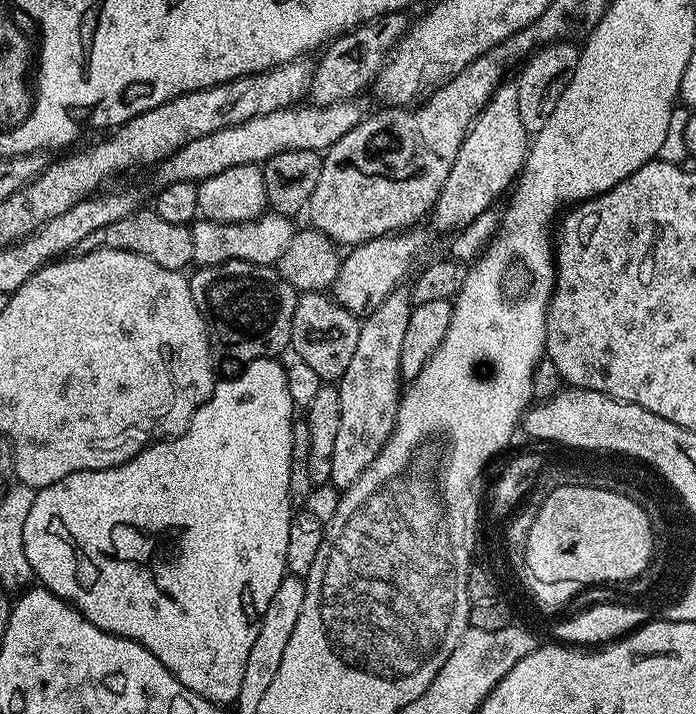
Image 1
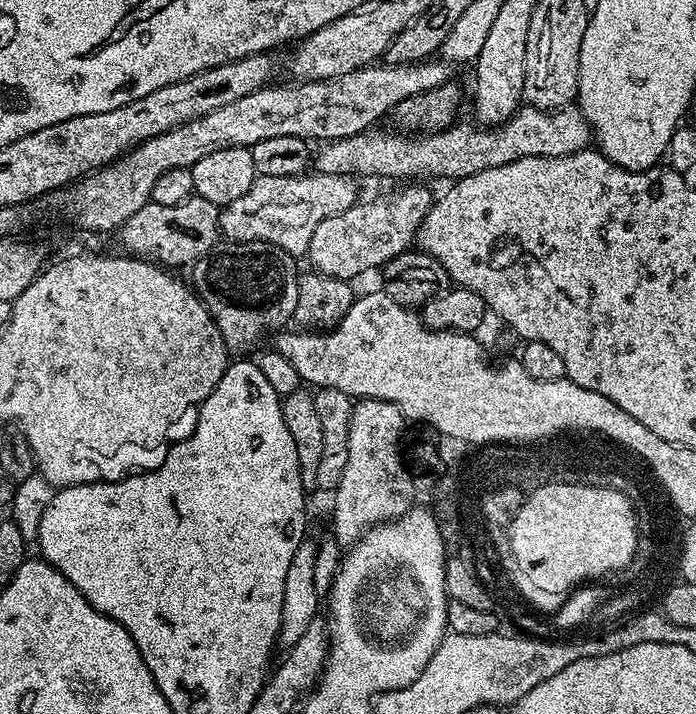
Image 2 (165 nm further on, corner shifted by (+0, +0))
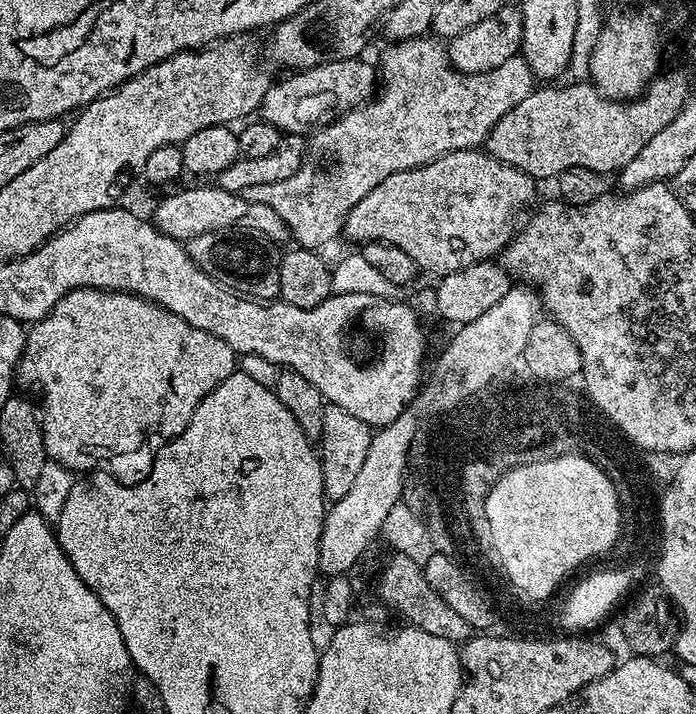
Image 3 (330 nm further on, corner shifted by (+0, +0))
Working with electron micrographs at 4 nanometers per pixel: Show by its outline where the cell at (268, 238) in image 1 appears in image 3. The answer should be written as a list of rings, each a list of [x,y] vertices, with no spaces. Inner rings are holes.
[[[422,35],[414,40],[389,43],[384,57],[378,60],[378,72],[383,80],[378,95],[360,108],[352,109],[345,116],[339,116],[311,133],[310,140],[320,144],[324,151],[324,164],[306,162],[298,174],[286,178],[286,182],[250,186],[250,190],[243,192],[249,202],[262,202],[262,206],[270,206],[270,210],[286,222],[289,237],[299,247],[320,250],[323,244],[330,243],[335,236],[339,237],[350,210],[354,210],[354,206],[358,206],[358,202],[362,202],[362,198],[366,198],[378,182],[390,178],[390,174],[419,168],[462,148],[479,149],[487,141],[490,130],[494,130],[498,118],[514,110],[522,98],[534,91],[534,77],[523,55],[518,54],[510,58],[510,62],[502,62],[502,66],[489,72],[466,74],[452,66],[448,49],[439,39],[428,39],[427,35]]]

